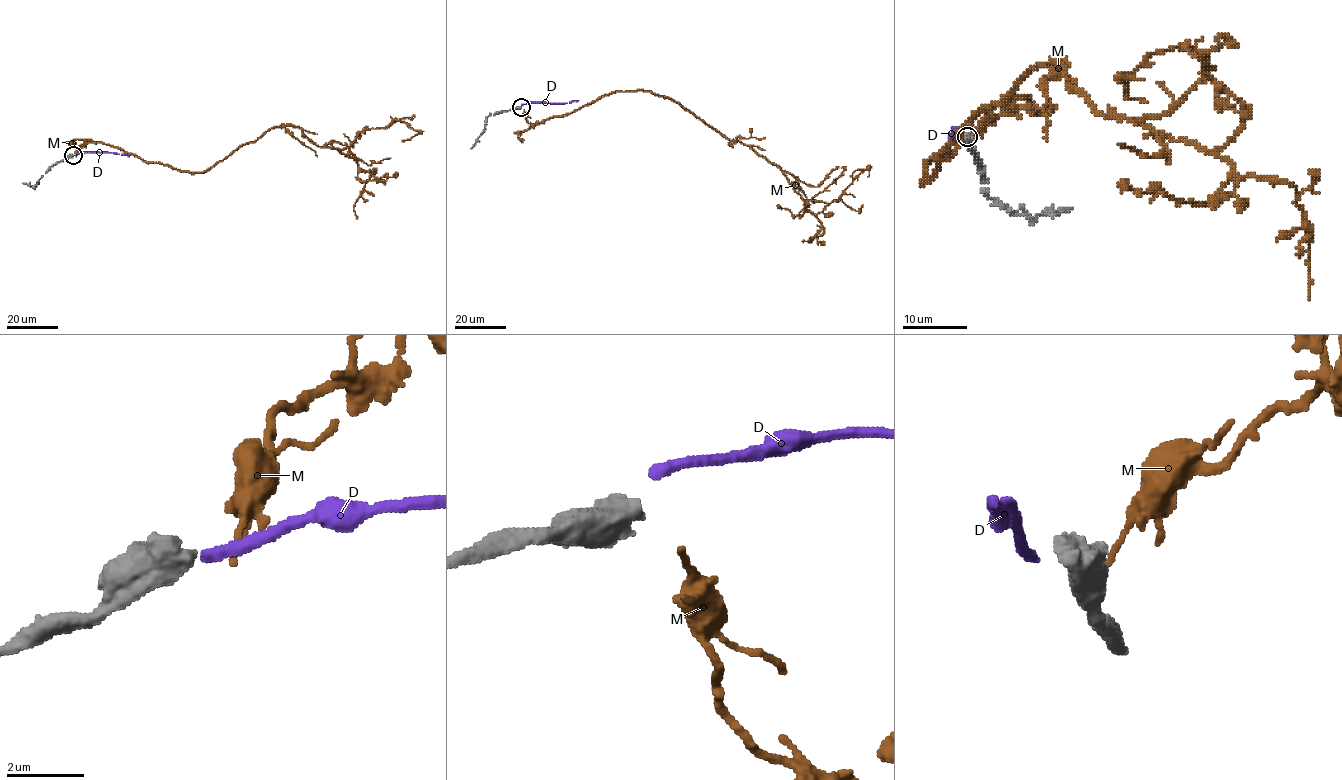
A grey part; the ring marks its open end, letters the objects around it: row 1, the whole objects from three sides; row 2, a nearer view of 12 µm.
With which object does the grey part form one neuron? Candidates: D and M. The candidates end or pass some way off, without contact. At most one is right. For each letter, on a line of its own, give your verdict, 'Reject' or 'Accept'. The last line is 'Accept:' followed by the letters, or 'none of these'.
D: Reject
M: Reject
Accept: none of these

